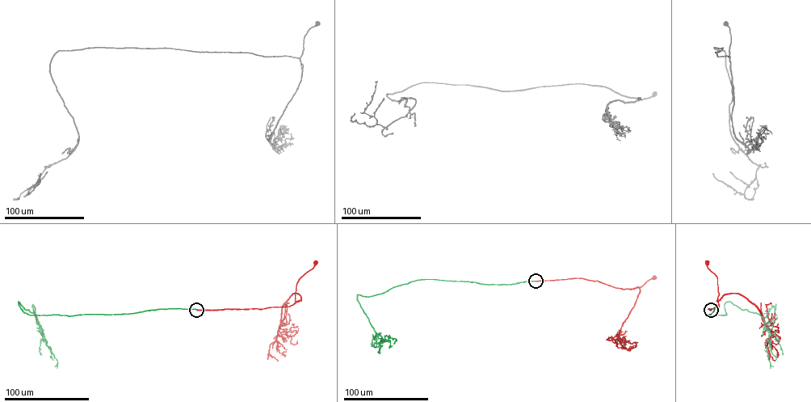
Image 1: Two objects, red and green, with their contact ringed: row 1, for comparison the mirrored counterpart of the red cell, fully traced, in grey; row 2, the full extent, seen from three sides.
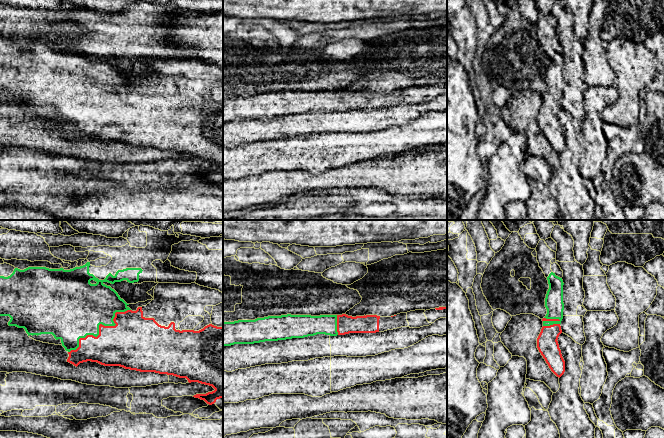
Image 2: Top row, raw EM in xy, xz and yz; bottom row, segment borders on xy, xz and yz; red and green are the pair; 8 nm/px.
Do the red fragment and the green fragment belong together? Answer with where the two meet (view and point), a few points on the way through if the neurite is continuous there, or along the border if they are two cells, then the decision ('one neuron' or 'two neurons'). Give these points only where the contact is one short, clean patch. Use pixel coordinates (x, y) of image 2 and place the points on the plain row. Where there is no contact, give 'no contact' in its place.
meets red in xy at (99, 103); one neuron

